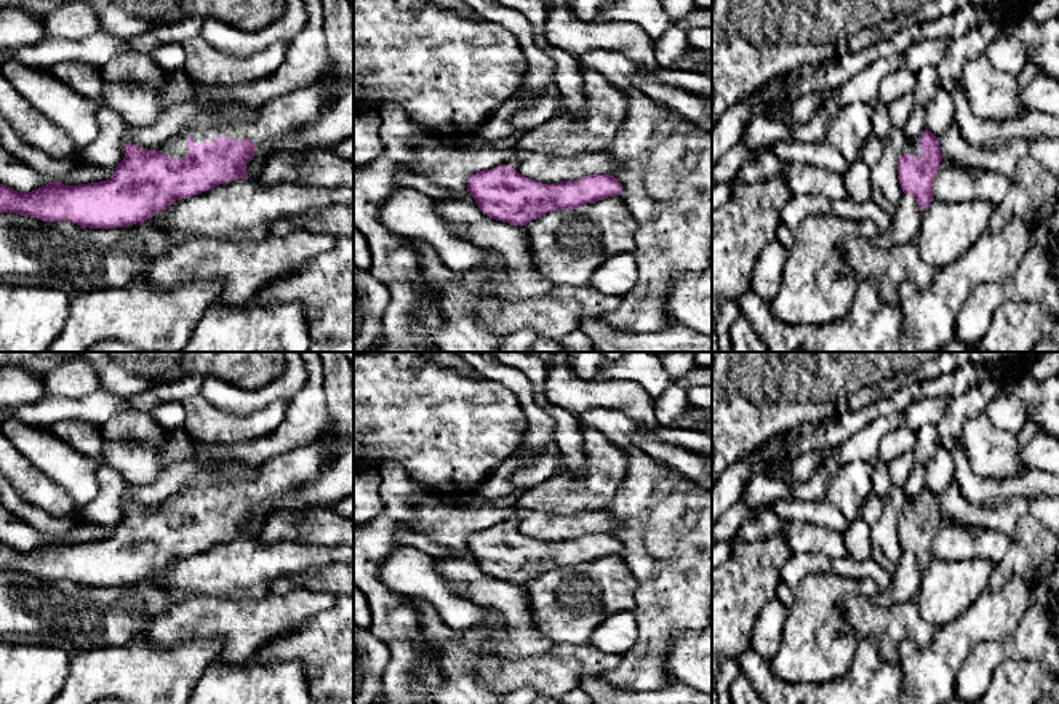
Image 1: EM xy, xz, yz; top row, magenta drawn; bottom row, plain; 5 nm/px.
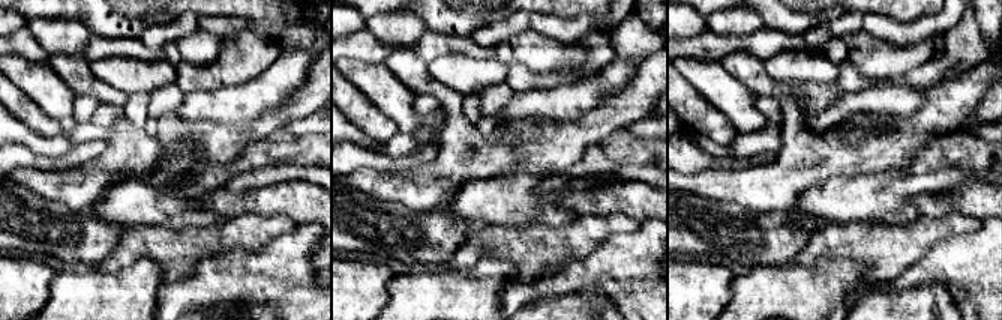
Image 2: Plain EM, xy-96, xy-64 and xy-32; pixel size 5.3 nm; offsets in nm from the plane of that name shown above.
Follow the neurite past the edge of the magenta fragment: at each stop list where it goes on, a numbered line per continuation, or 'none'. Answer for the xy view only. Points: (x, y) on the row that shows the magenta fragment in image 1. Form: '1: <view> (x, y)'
1: xy (279, 117)

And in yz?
1: yz (912, 148)

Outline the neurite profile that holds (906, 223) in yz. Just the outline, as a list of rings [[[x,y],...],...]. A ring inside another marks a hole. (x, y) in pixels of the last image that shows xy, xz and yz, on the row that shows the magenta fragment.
[[[902,194],[896,205],[896,213],[891,216],[889,227],[870,238],[872,243],[878,248],[891,248],[915,242],[921,227],[921,214],[923,211],[915,198]]]

